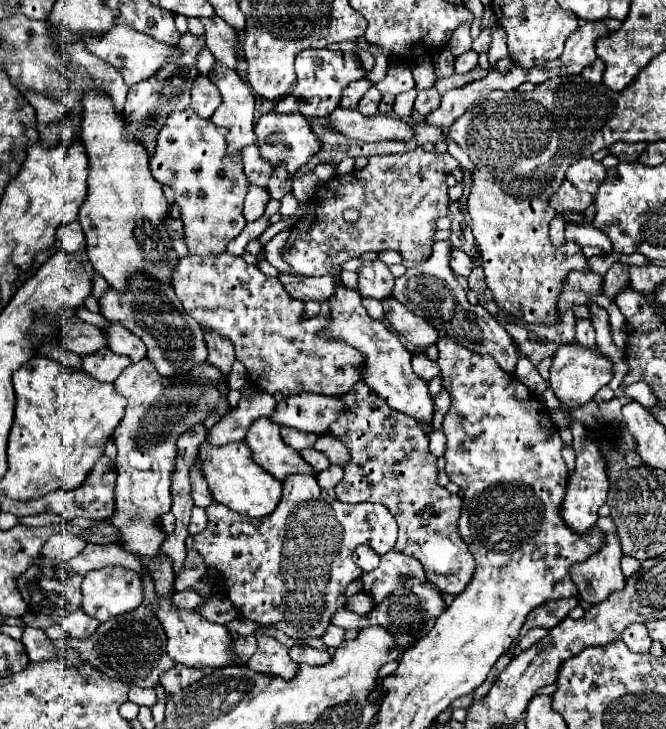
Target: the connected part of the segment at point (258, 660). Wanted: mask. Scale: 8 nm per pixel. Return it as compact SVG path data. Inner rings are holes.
M258 635L256 639L258 639L258 649L246 665L256 673L274 675L284 681L292 681L296 677L298 665L290 659L288 649L276 639L266 635Z

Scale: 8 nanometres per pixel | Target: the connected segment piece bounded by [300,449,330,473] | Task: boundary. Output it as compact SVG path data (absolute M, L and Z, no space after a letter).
M304 449L304 451L300 451L300 455L302 455L302 457L306 459L306 463L310 463L318 473L330 467L328 457L326 457L326 455L322 455L322 453L320 453L320 451L316 451L316 449Z

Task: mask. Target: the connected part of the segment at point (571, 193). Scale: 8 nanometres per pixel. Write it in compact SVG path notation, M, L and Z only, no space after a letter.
M568 181L562 183L562 189L558 189L552 195L552 207L558 213L584 213L586 207L592 205L592 195L590 193L580 193L576 187L568 185Z

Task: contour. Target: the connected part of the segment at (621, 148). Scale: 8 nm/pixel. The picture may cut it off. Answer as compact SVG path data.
M616 143L612 145L610 153L614 153L620 161L636 161L640 157L640 153L646 149L646 145L636 145L636 143Z

